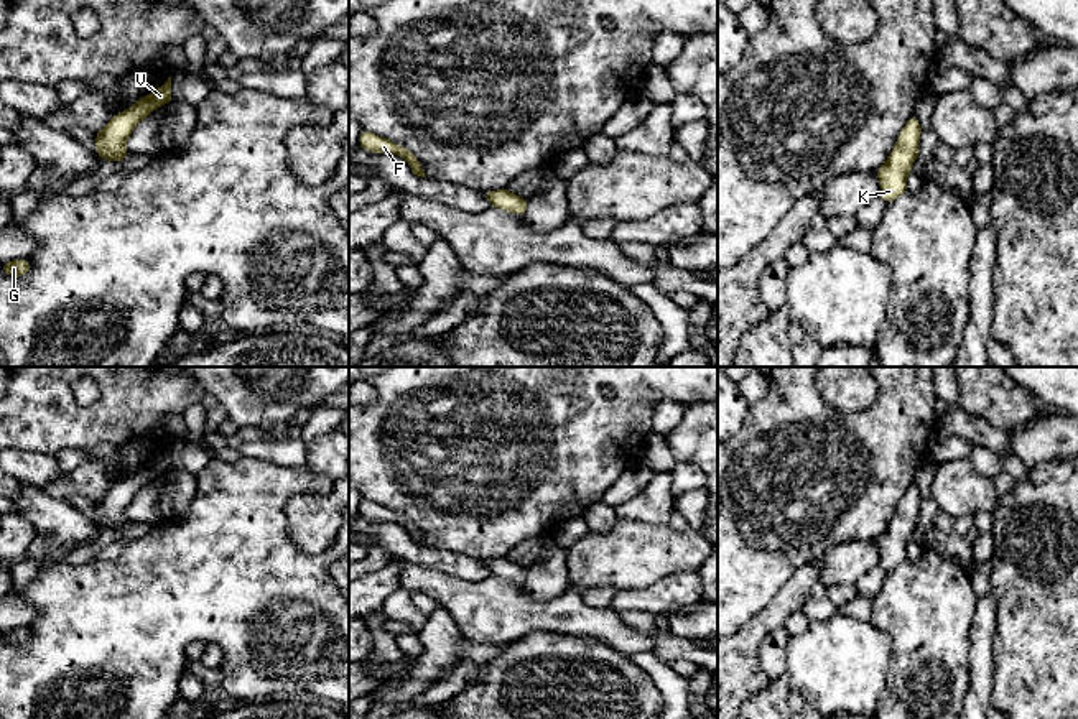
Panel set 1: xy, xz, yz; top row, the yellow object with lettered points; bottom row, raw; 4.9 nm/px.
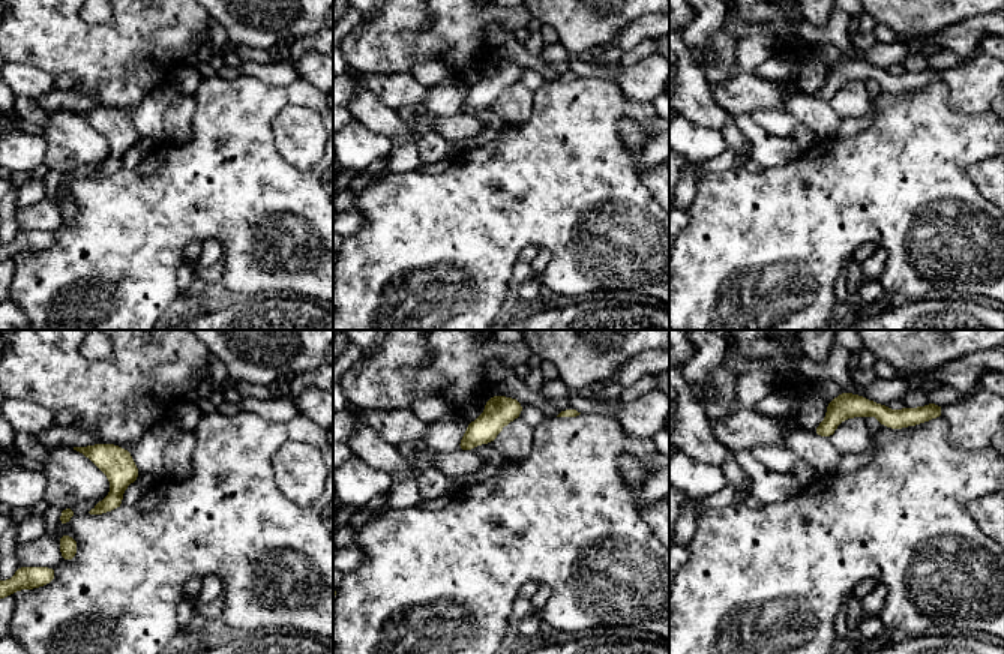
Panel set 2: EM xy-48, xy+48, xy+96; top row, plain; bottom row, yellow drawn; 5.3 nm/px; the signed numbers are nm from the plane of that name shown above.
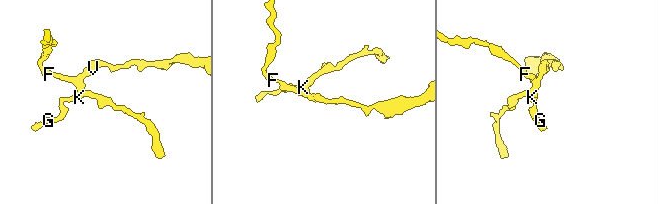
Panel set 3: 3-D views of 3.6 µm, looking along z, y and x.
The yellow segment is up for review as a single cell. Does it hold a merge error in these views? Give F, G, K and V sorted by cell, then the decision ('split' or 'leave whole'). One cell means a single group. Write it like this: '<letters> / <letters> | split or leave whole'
F G K V | leave whole

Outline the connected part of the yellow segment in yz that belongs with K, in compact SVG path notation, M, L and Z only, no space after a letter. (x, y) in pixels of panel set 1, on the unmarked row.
M912 484L899 503L897 513L892 517L887 530L877 538L881 551L879 564L887 573L908 559L905 548L913 530L918 526L920 502L920 490L915 484Z

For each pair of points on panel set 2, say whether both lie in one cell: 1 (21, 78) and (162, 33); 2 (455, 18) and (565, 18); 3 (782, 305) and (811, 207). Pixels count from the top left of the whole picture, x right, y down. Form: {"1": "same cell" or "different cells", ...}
{"1": "different cells", "2": "different cells", "3": "same cell"}

